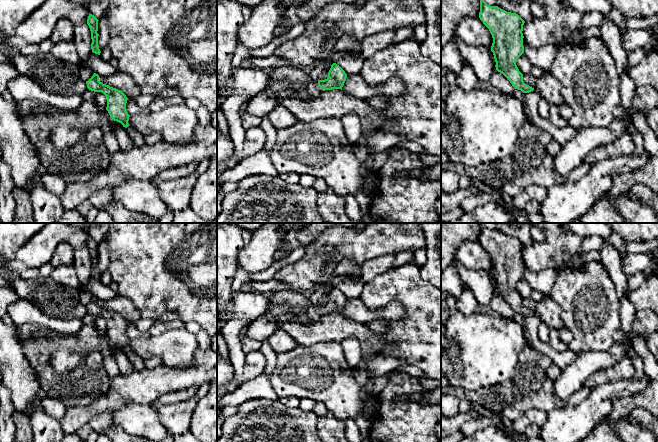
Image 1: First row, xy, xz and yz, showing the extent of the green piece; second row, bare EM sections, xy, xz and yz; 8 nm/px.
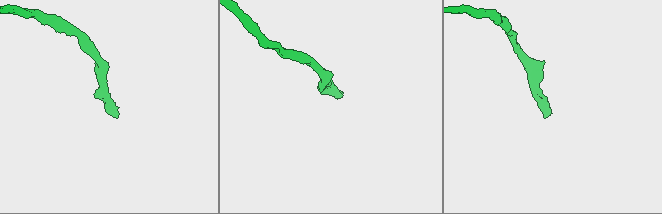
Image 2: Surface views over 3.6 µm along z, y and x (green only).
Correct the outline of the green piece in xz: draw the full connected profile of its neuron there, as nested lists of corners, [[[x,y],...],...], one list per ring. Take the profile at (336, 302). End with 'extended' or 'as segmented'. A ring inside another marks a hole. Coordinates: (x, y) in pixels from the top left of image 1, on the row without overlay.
[[[336,287],[331,289],[328,301],[325,304],[318,304],[318,310],[323,314],[341,313],[346,305],[347,298]]]; as segmented

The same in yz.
[[[480,223],[479,242],[493,262],[491,275],[496,294],[502,297],[515,313],[523,317],[533,315],[534,312],[524,307],[523,298],[516,289],[517,283],[524,277],[522,255],[525,245],[516,237],[488,229],[483,223]]]; as segmented

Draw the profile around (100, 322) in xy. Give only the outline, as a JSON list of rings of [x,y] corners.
[[[96,316],[95,325],[101,334],[105,335],[107,331],[106,320],[102,316]]]

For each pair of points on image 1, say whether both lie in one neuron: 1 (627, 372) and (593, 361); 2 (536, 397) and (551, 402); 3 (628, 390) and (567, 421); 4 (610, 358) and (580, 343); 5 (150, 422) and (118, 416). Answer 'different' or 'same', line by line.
1: different
2: same
3: same
4: different
5: same

